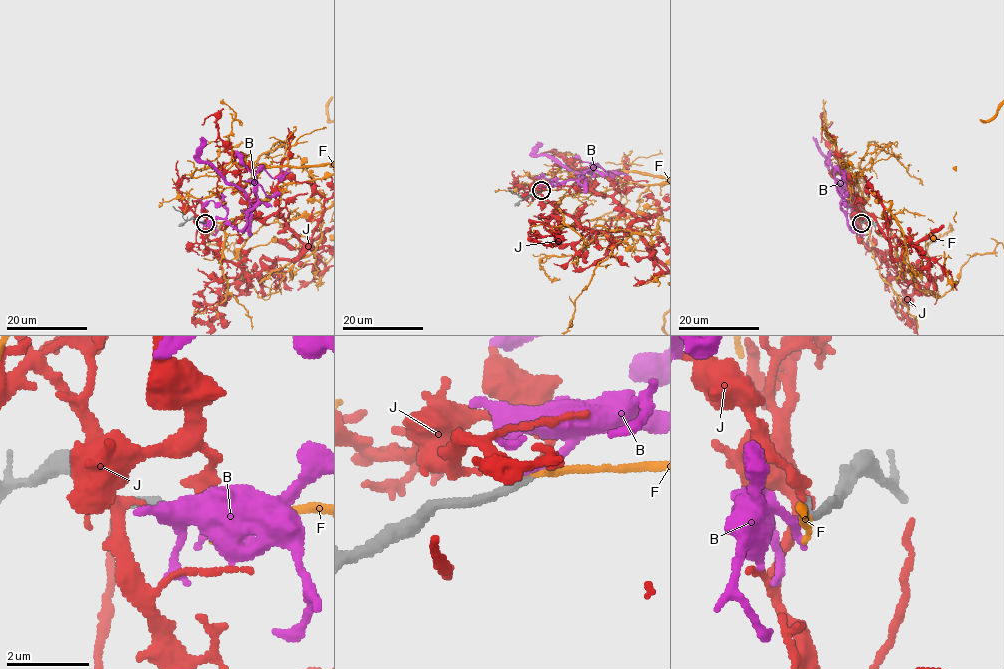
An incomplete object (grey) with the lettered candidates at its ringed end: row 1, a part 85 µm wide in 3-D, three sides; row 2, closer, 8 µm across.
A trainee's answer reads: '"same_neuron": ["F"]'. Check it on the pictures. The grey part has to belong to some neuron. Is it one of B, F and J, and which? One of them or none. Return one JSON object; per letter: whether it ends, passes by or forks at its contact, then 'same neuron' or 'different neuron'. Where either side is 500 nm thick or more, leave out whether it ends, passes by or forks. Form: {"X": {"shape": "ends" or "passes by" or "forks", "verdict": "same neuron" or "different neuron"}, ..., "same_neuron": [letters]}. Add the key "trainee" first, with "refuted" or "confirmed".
{"trainee": "confirmed", "B": {"shape": "ends", "verdict": "different neuron"}, "F": {"shape": "ends", "verdict": "same neuron"}, "J": {"shape": "ends", "verdict": "different neuron"}, "same_neuron": ["F"]}

